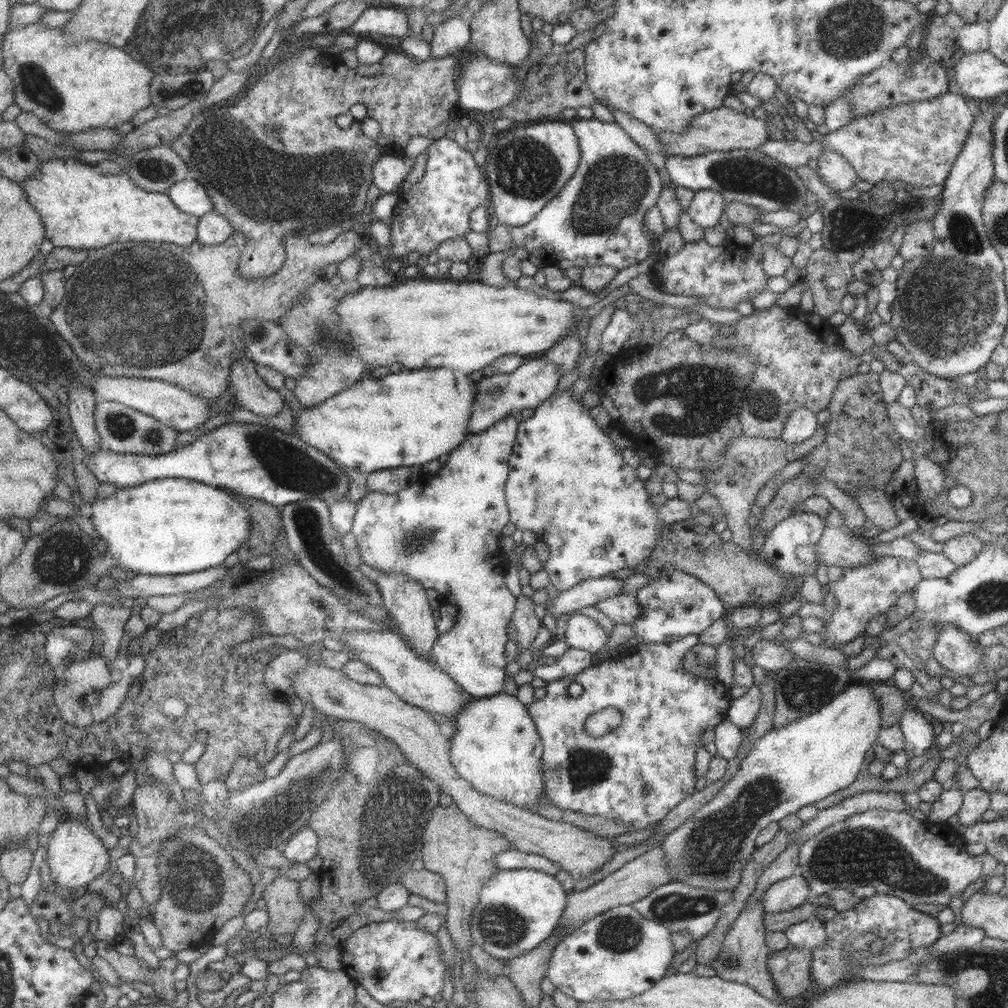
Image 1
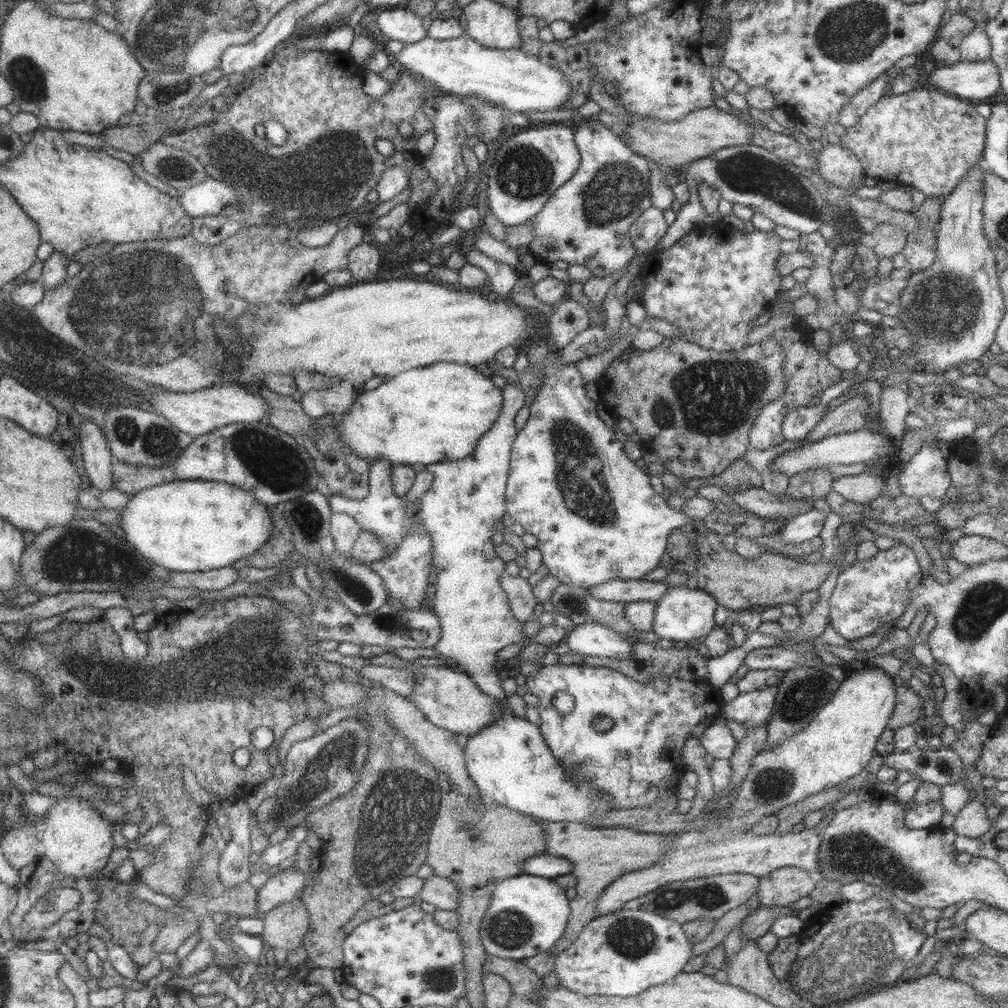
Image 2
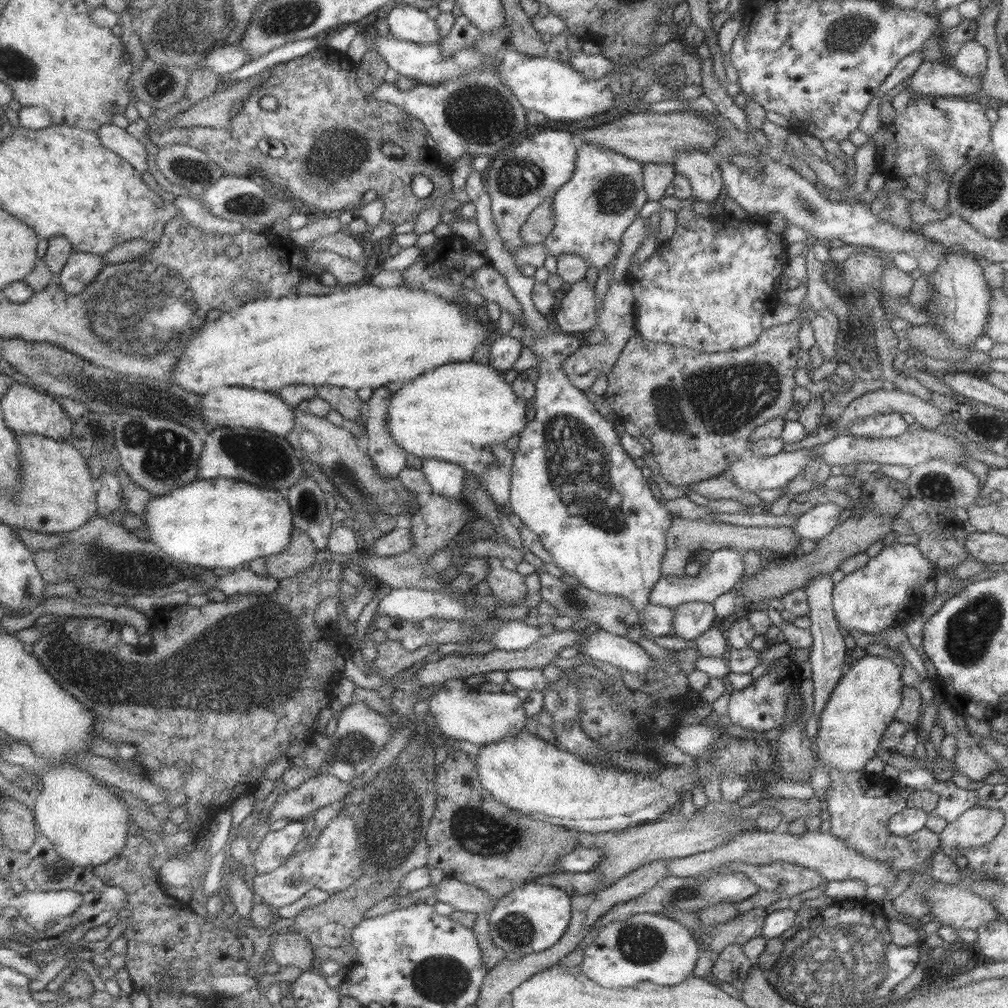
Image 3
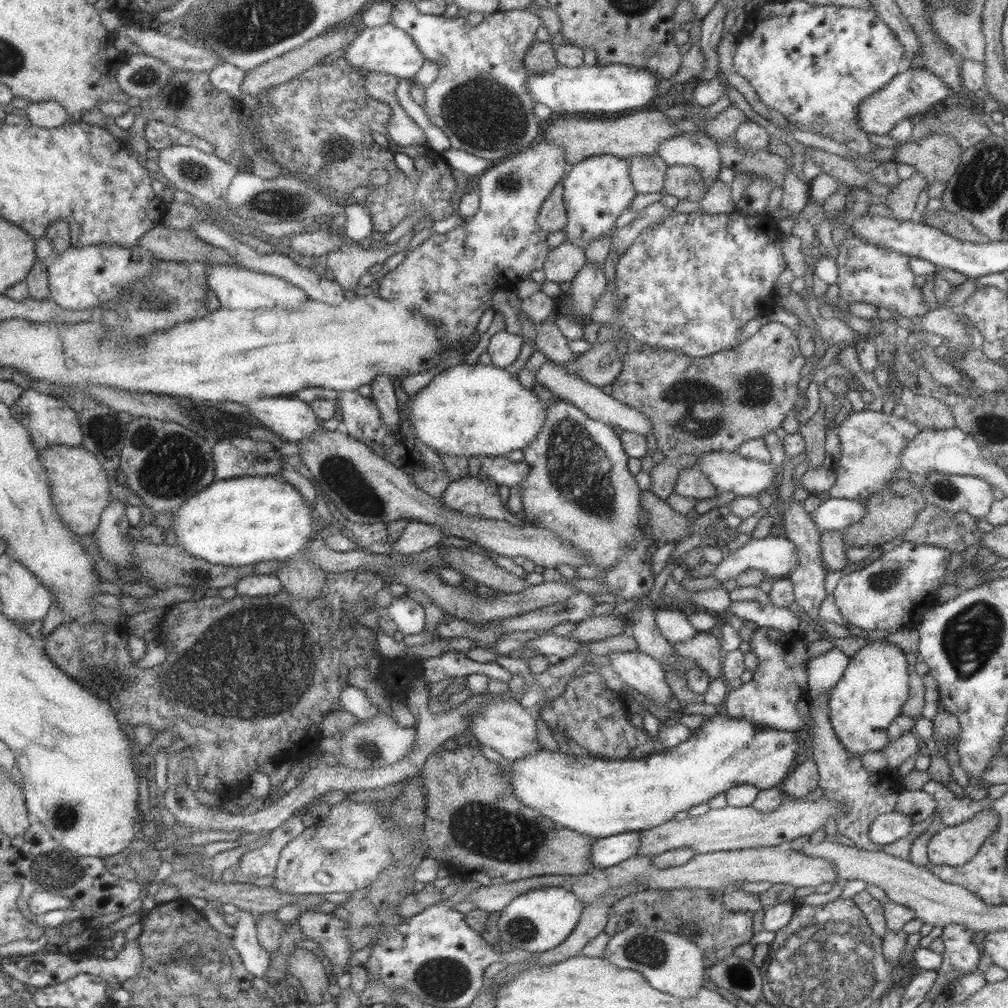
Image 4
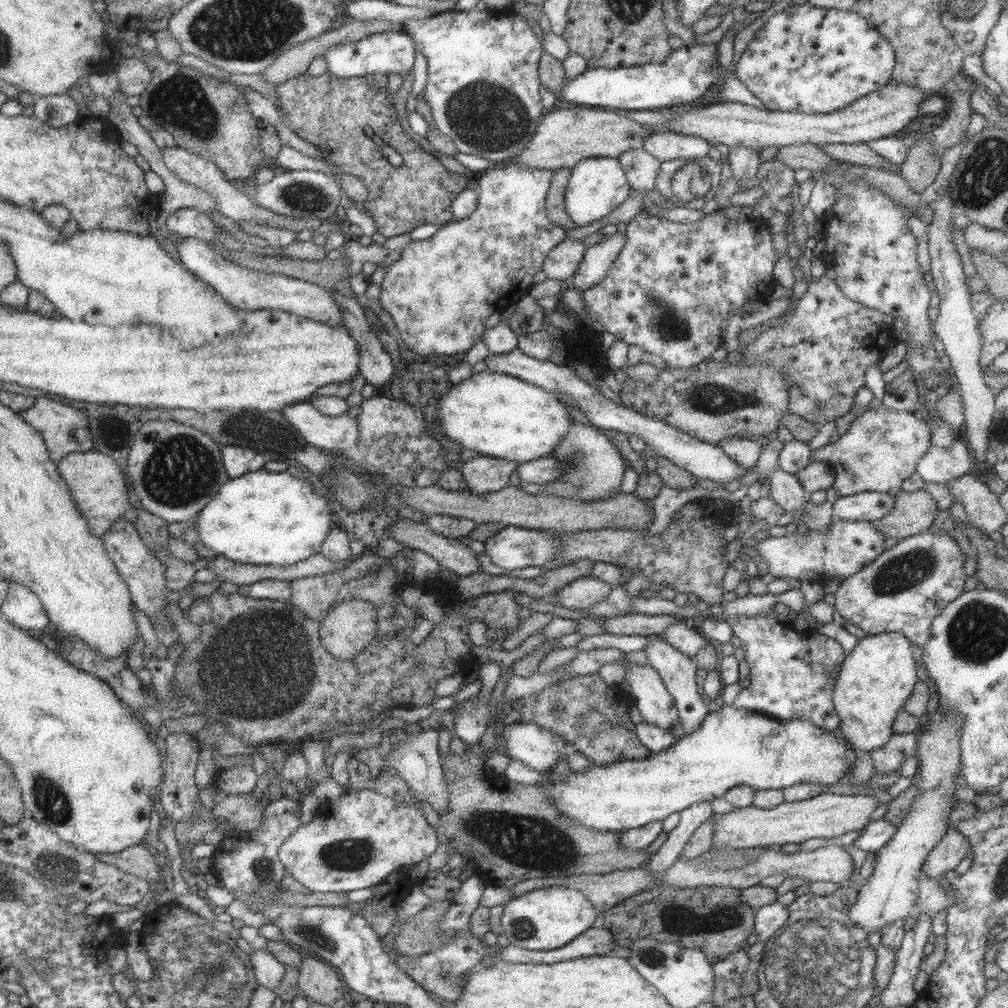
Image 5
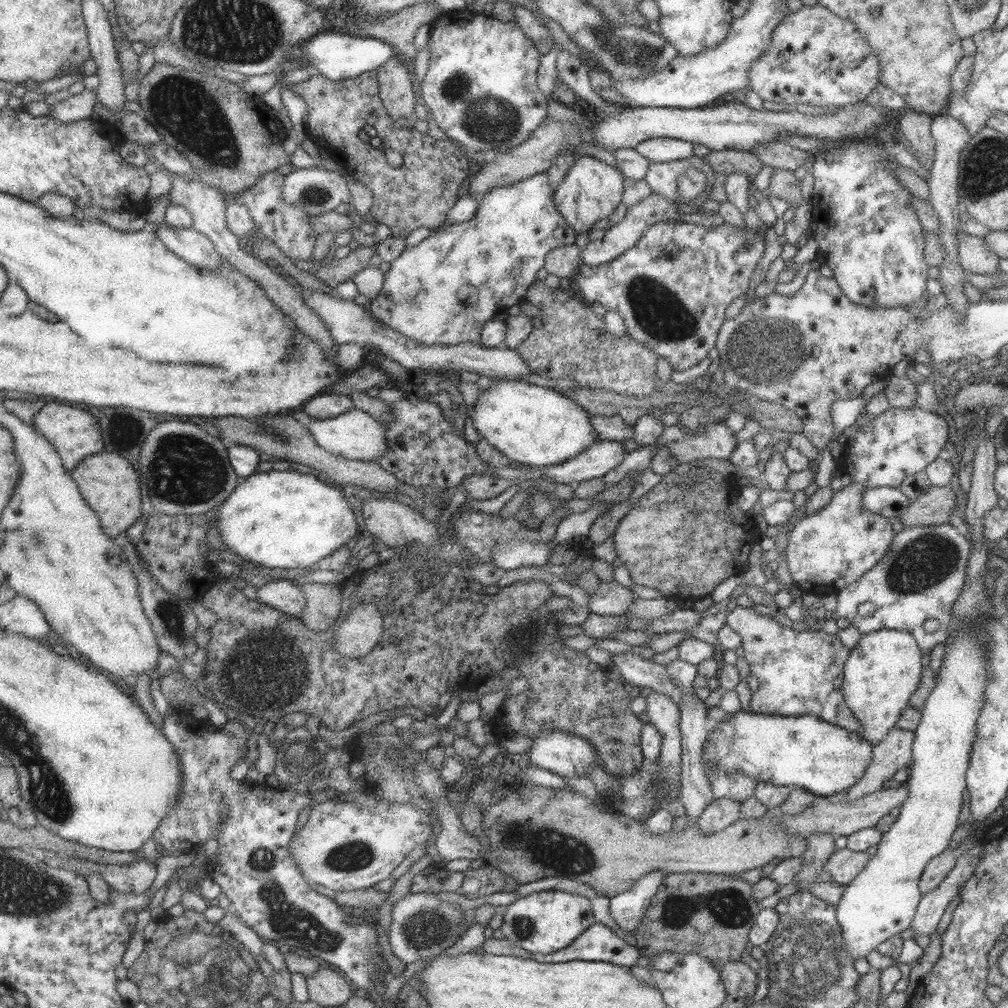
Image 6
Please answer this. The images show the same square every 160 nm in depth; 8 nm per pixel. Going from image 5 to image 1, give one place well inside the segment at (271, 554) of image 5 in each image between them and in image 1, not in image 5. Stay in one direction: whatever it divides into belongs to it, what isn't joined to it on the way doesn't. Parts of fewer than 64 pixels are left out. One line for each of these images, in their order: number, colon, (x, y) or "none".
1: (170, 526)
2: (187, 526)
3: (221, 523)
4: (244, 520)

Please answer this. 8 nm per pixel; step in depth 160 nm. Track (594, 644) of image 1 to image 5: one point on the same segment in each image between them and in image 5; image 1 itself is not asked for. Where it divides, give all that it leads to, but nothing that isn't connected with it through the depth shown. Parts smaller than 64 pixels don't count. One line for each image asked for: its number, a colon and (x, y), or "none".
2: (588, 639)
3: (618, 651)
4: (640, 672)
5: (656, 706)

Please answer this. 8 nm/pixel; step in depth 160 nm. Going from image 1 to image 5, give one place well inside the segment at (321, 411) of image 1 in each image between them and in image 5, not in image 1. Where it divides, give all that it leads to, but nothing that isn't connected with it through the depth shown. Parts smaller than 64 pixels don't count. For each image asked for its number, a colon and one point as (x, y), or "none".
2: (429, 414)
3: (456, 412)
4: (480, 410)
5: (492, 414)

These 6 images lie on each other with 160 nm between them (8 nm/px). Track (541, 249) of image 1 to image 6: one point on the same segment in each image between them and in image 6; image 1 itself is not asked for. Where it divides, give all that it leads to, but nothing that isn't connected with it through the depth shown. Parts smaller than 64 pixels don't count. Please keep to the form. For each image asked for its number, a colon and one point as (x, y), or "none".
2: (585, 221)
3: (591, 210)
4: (595, 191)
5: (596, 186)
6: (591, 190)

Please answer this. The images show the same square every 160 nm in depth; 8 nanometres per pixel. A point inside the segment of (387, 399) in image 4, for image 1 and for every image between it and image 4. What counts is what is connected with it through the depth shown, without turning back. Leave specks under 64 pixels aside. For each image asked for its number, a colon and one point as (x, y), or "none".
1: (443, 534)
2: (460, 510)
3: (388, 458)

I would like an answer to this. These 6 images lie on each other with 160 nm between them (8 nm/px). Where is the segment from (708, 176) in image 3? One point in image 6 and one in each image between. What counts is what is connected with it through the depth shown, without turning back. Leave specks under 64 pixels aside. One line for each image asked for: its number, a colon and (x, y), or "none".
4: (696, 149)
5: (663, 145)
6: (655, 150)

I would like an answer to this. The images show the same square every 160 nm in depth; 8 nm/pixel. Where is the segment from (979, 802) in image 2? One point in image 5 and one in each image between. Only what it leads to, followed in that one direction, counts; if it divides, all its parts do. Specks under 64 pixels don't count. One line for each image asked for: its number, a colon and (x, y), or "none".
3: (976, 826)
4: (953, 845)
5: (946, 854)

